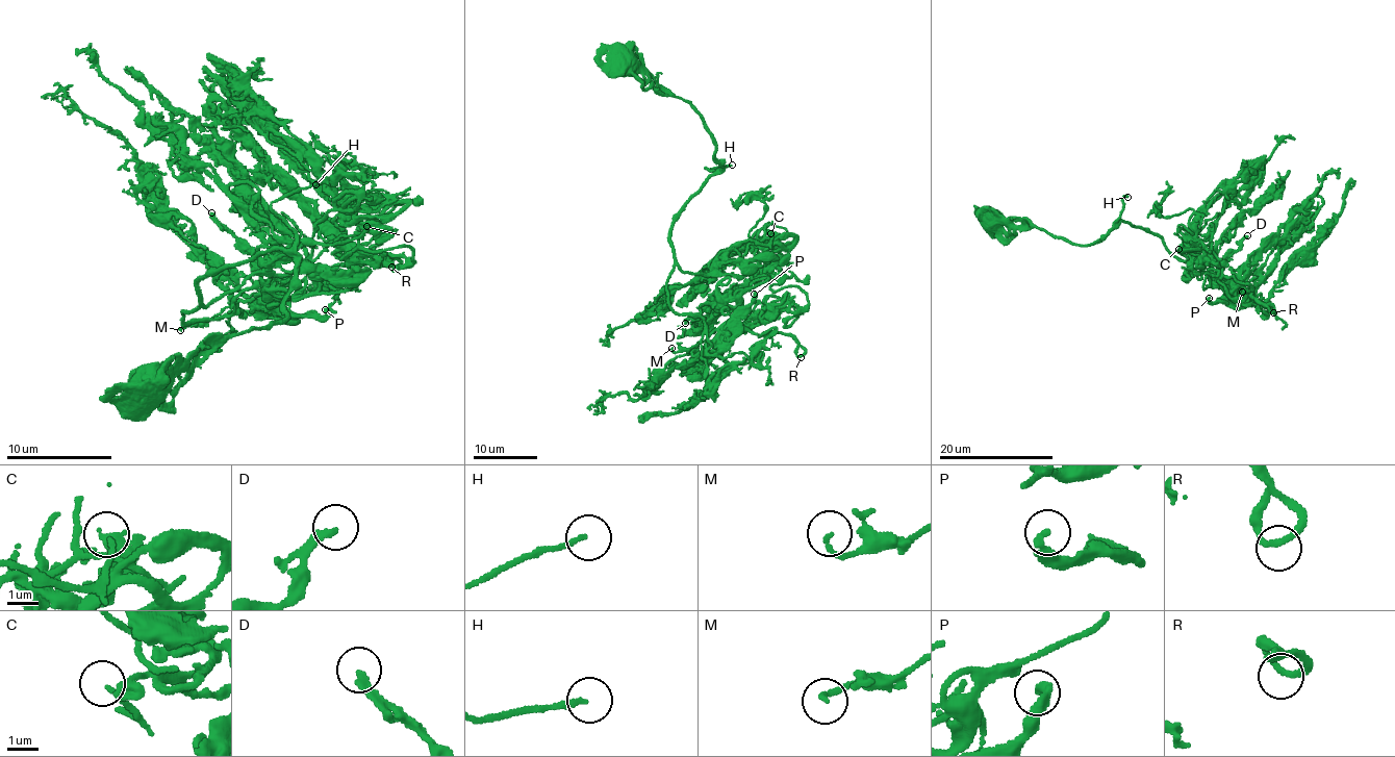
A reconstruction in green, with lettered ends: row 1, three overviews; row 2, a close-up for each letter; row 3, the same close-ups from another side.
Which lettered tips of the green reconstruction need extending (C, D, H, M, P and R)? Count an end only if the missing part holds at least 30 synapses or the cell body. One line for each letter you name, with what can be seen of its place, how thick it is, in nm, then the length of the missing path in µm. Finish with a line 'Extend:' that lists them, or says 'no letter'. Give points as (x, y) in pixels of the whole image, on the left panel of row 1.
H: at (315, 184); 150 nm thick; about 70 µm are missing
Extend: H

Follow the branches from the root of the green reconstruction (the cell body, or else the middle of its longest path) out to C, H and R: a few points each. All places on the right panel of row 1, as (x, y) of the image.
C: (989, 223), (1024, 220), (1080, 245), (1093, 244), (1122, 220), (1157, 234), (1180, 259), (1196, 259), (1178, 249)
H: (989, 223), (993, 227), (1024, 220), (1071, 243), (1093, 244), (1113, 227), (1123, 208), (1122, 197), (1127, 197)
R: (989, 223), (1024, 220), (1080, 245), (1122, 220), (1218, 285), (1217, 273), (1247, 285), (1273, 312)

